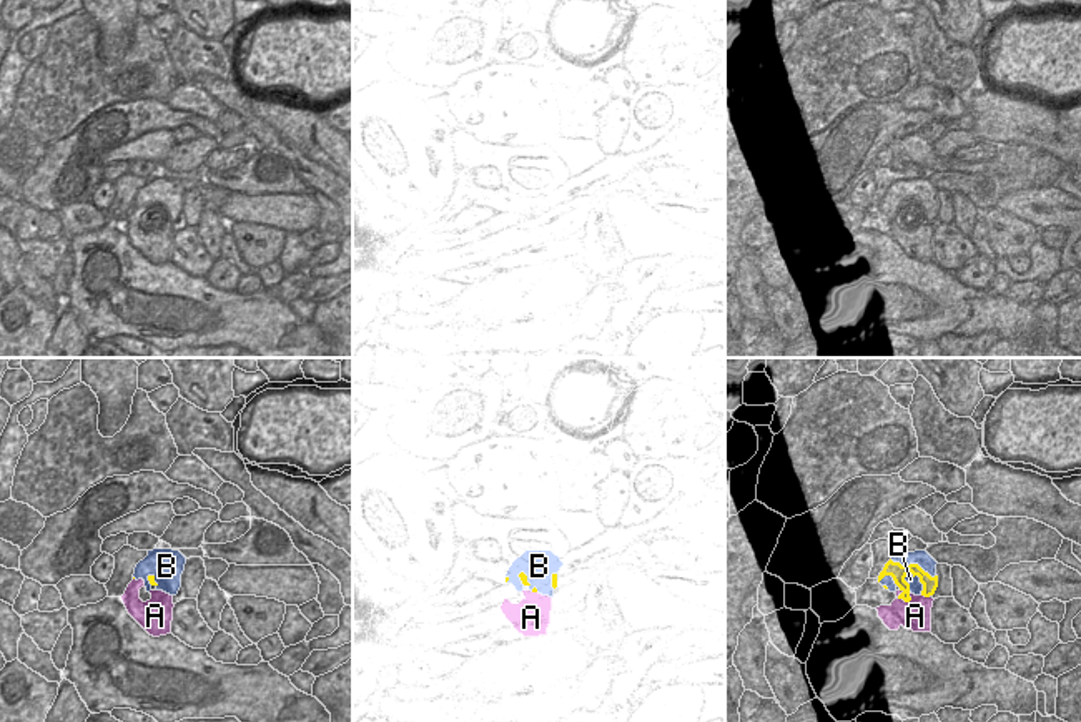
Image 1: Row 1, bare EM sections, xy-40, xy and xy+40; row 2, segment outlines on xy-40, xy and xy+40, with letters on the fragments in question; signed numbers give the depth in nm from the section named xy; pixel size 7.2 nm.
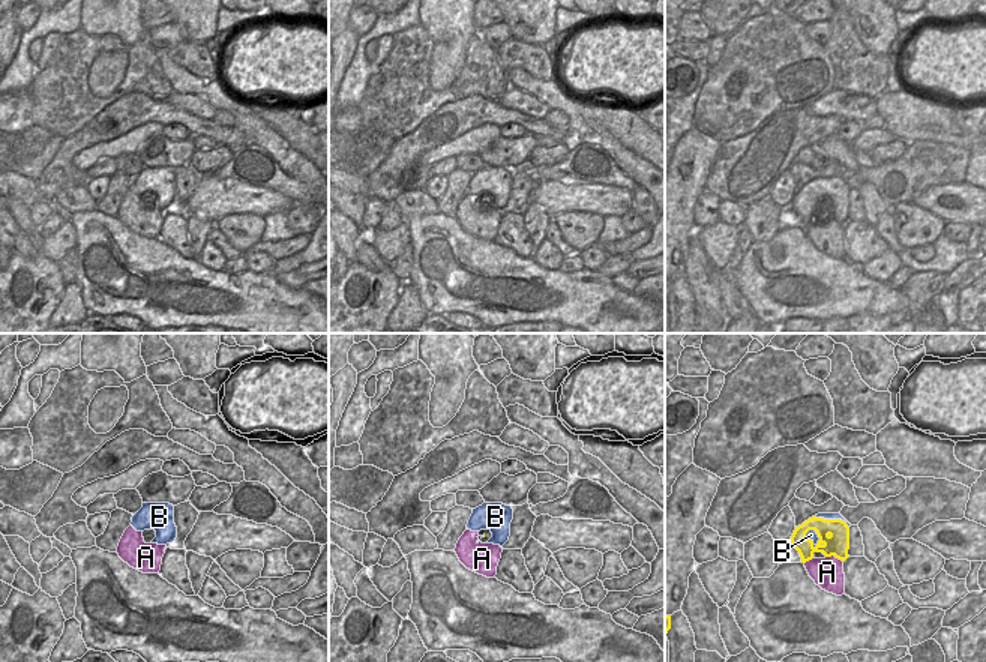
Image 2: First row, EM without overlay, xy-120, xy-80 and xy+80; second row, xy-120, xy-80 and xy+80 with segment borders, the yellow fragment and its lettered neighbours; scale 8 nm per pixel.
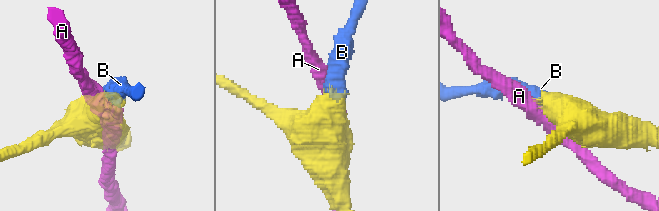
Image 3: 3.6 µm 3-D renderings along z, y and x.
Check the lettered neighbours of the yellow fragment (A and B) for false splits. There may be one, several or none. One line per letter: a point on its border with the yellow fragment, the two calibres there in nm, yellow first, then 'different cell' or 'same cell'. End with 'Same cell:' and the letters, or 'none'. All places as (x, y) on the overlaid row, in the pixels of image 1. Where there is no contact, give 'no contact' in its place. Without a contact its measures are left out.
A: meets yellow in xy+40 at (900, 598); 120 nm thick on the yellow side, 220 nm on the other; different cell
B: meets yellow in xy+40 at (920, 579); 120 nm thick on the yellow side, 100 nm on the other; same cell
Same cell: B

